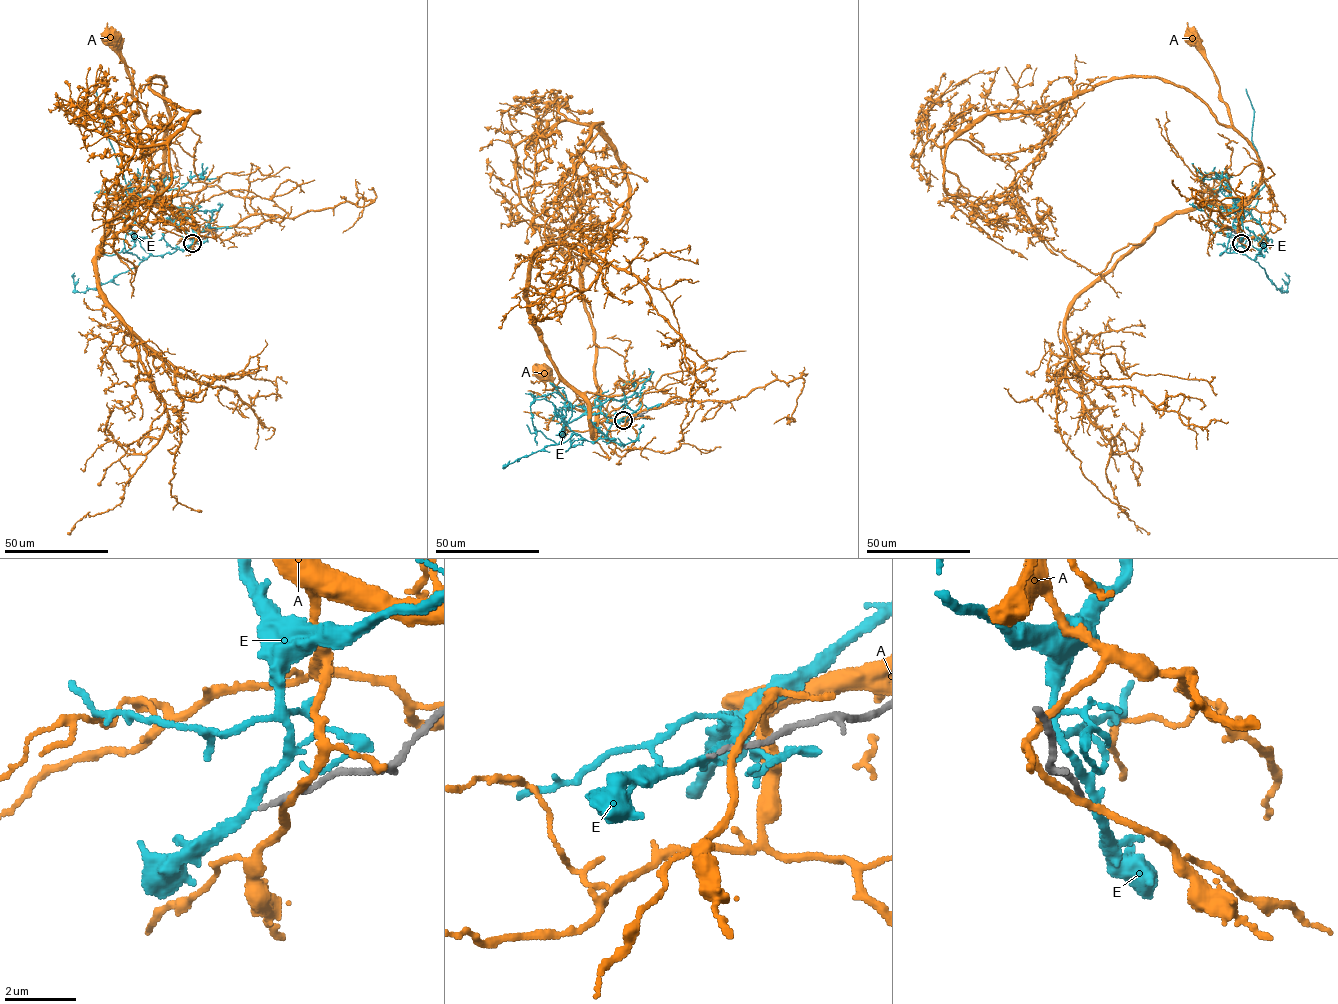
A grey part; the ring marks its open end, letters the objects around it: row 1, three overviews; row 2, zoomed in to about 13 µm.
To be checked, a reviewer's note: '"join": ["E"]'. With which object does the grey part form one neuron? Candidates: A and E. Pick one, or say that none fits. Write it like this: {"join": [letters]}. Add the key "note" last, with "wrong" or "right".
{"join": [], "note": "wrong"}

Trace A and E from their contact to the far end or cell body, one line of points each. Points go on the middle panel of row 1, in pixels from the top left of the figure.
A: (625, 419), (596, 421), (595, 440), (595, 414), (568, 403), (544, 371)
E: (624, 420), (585, 414), (564, 427), (562, 437), (566, 421), (553, 405), (572, 436), (505, 464)

